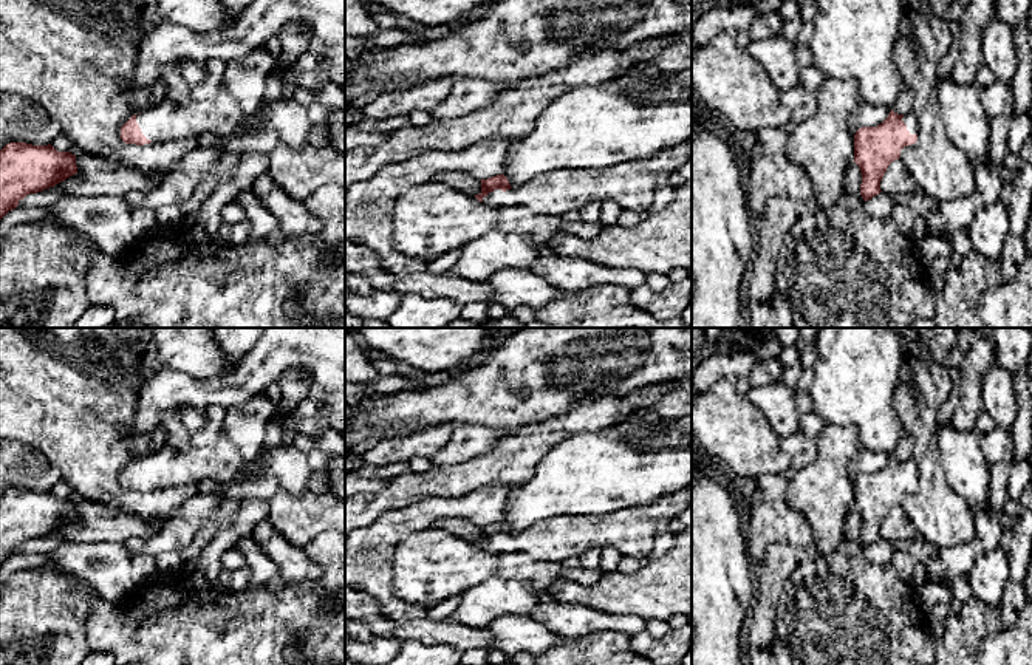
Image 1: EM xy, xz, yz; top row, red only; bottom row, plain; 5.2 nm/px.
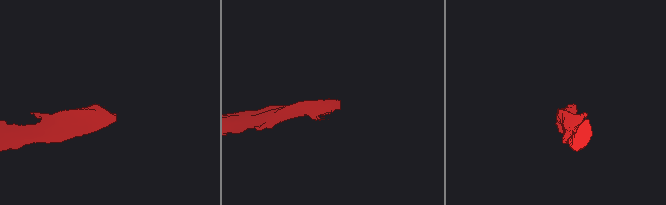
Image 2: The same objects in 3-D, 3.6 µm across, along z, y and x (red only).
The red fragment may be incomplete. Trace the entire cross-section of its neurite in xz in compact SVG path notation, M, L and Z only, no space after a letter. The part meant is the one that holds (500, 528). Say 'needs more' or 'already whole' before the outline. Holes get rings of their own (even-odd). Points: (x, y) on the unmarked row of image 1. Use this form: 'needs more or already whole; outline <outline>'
needs more; outline M692 483L650 504L624 507L611 513L569 513L542 520L523 532L511 534L501 520L481 527L475 544L490 552L526 552L534 558L562 561L579 557L593 547L614 547L622 555L645 557L658 532L668 527L682 512L692 507Z

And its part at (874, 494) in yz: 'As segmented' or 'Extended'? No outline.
Extended

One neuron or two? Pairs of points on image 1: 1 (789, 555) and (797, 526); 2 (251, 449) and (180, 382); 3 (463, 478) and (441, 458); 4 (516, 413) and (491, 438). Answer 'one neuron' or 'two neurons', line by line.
1: two neurons
2: two neurons
3: two neurons
4: two neurons

